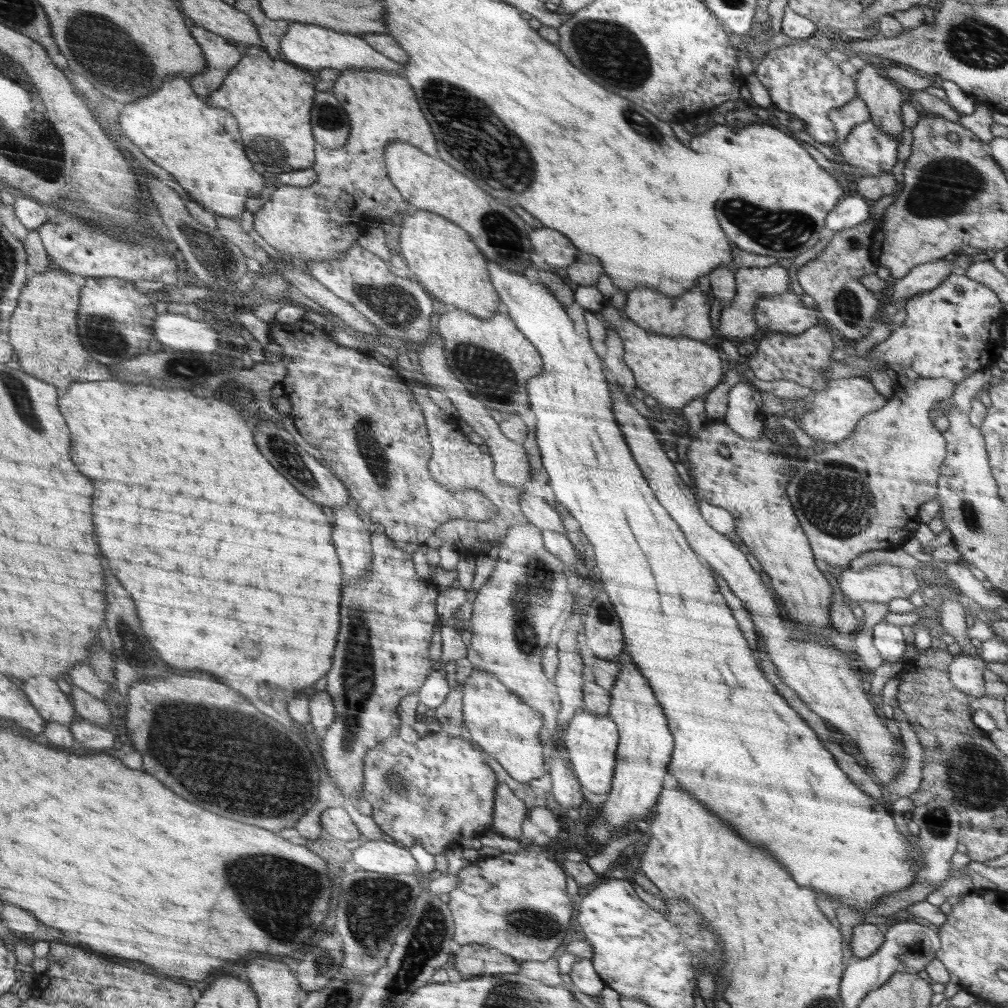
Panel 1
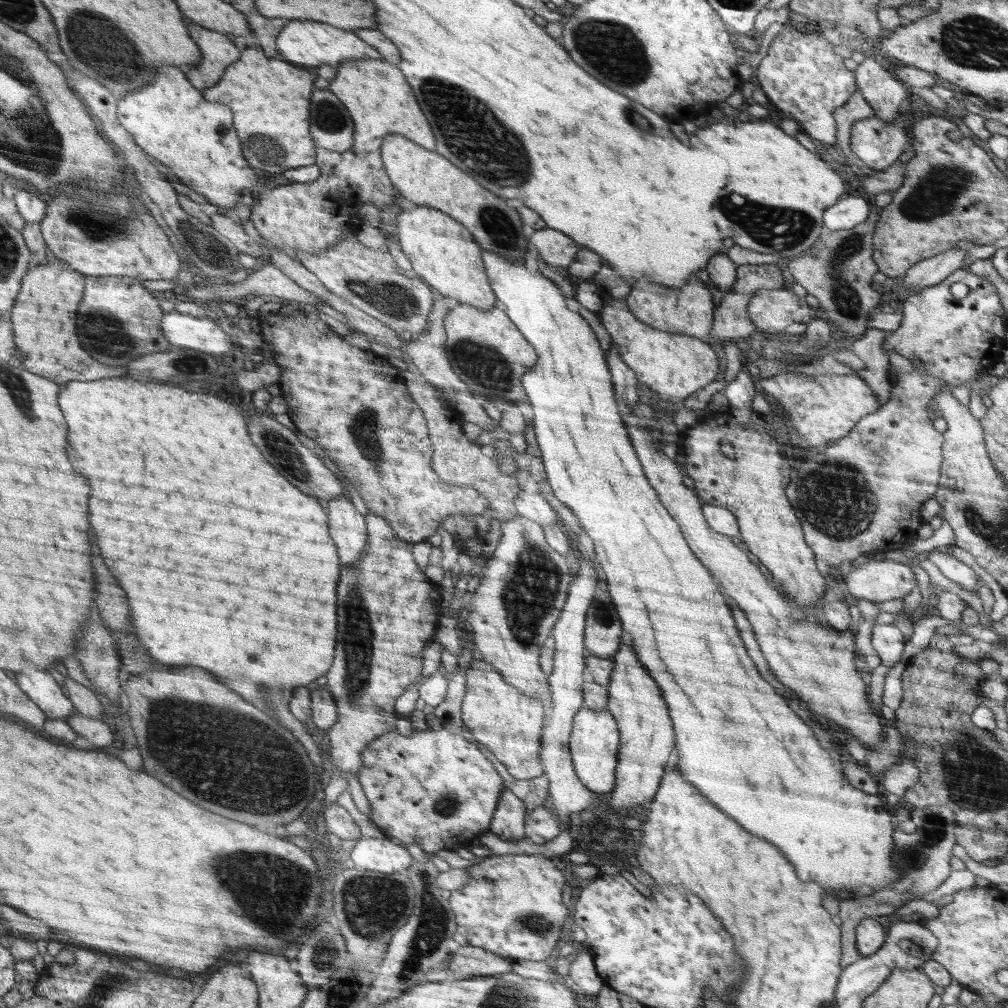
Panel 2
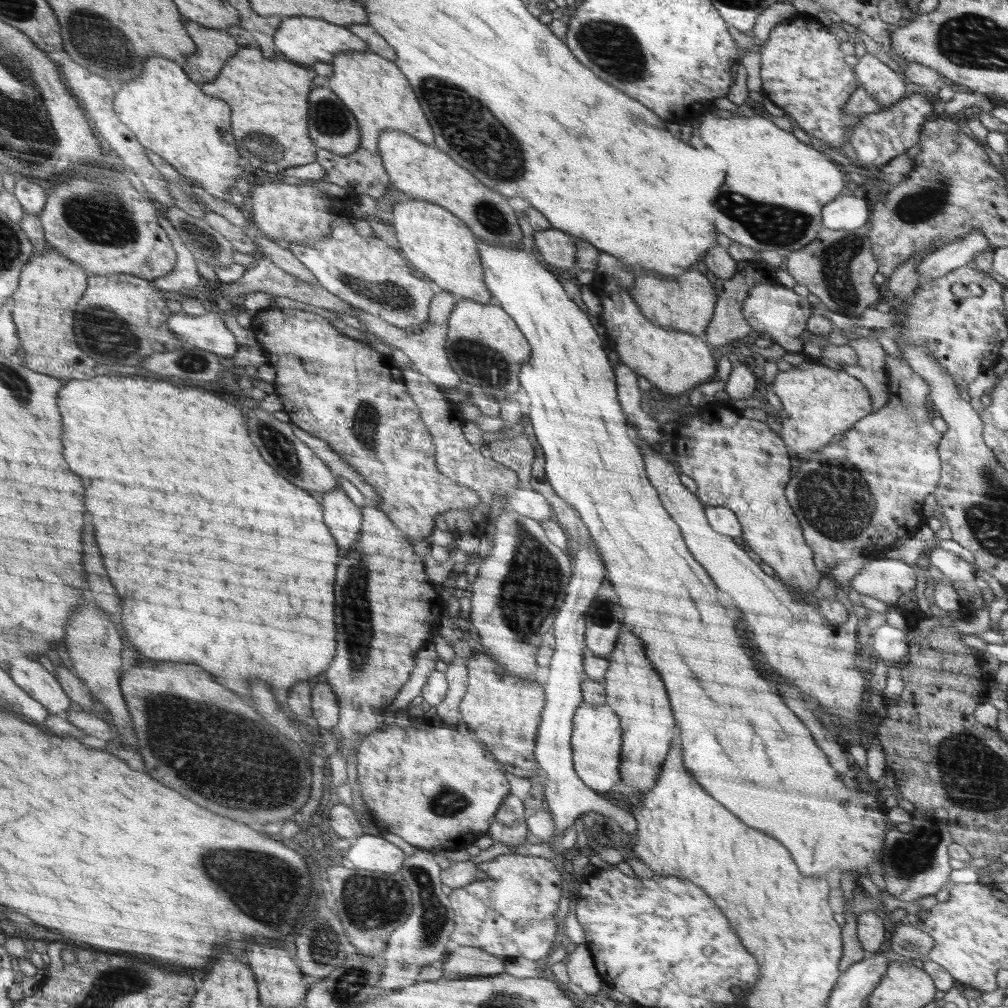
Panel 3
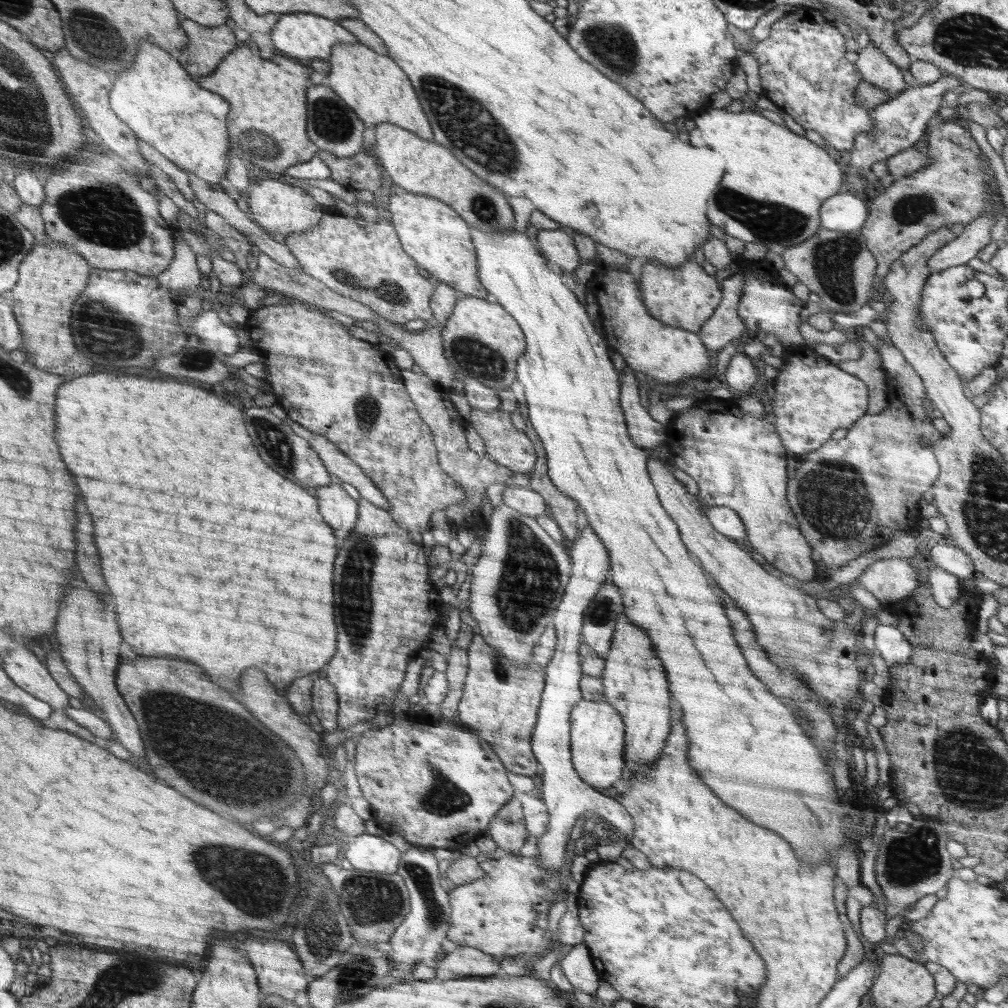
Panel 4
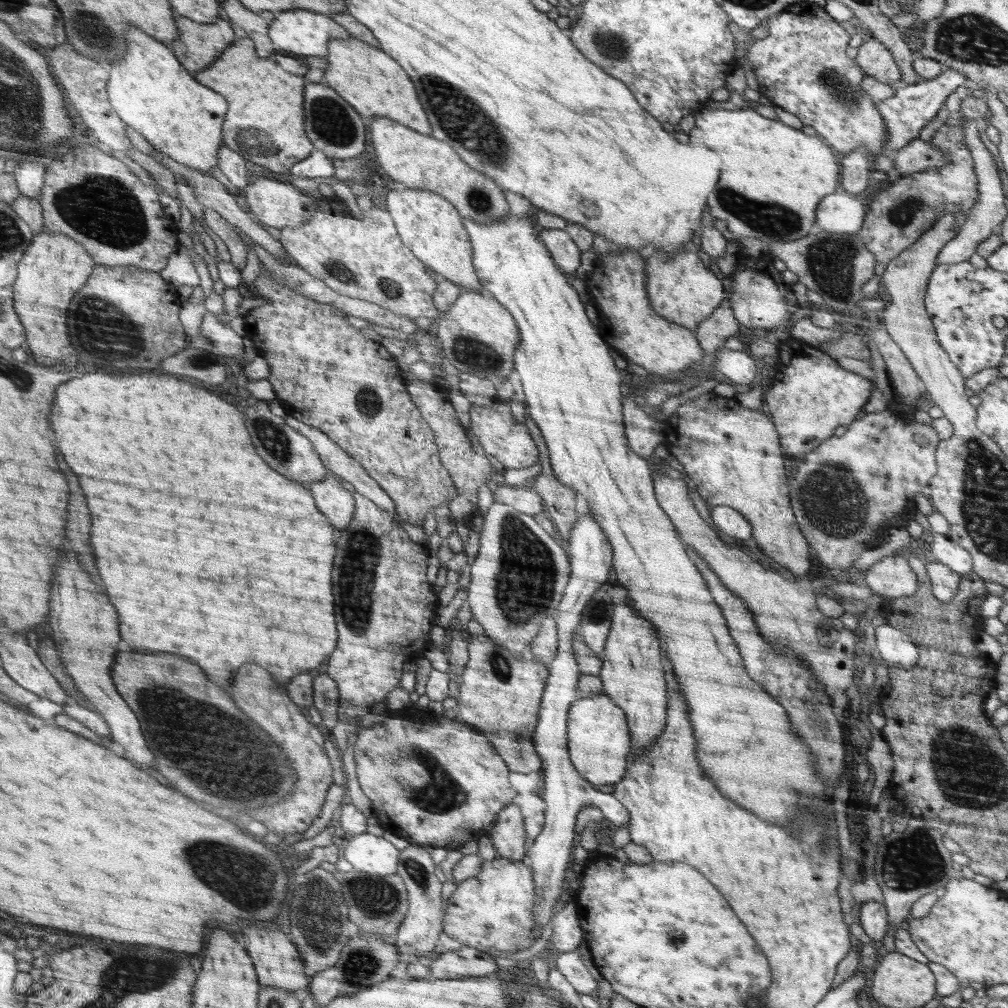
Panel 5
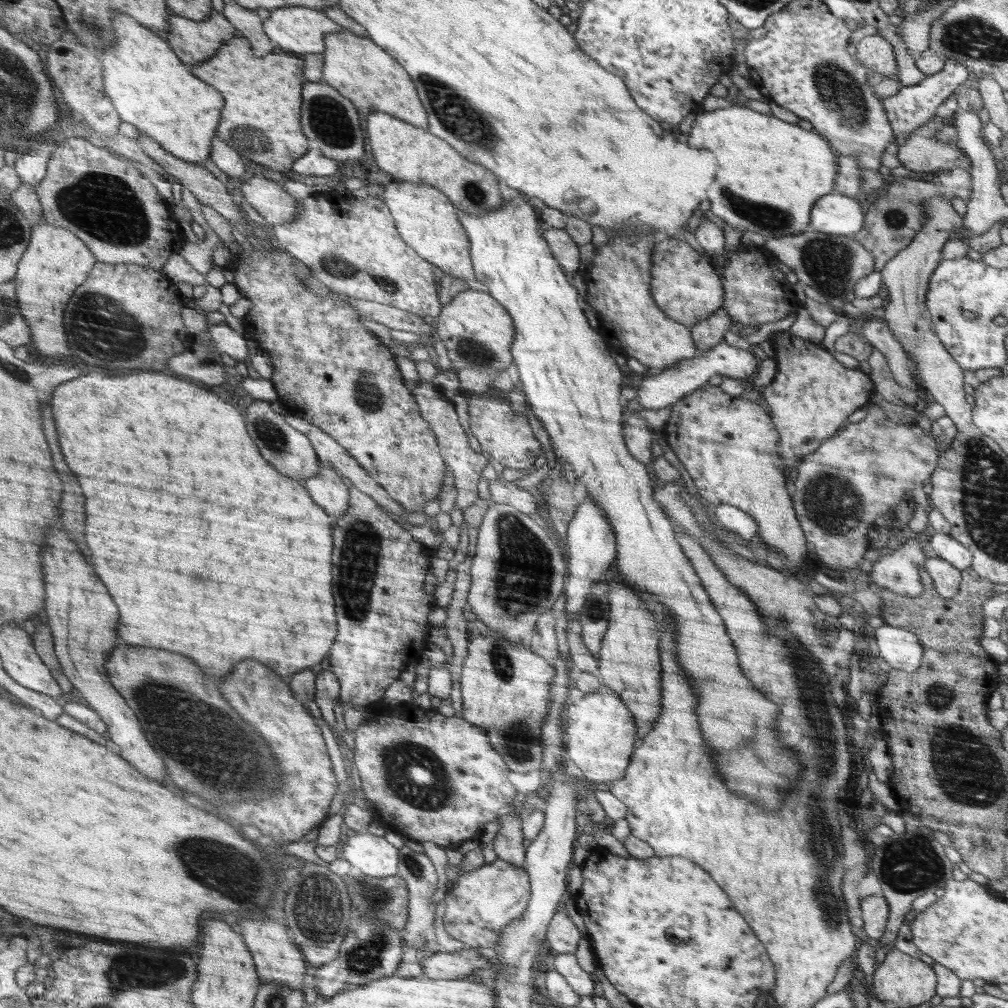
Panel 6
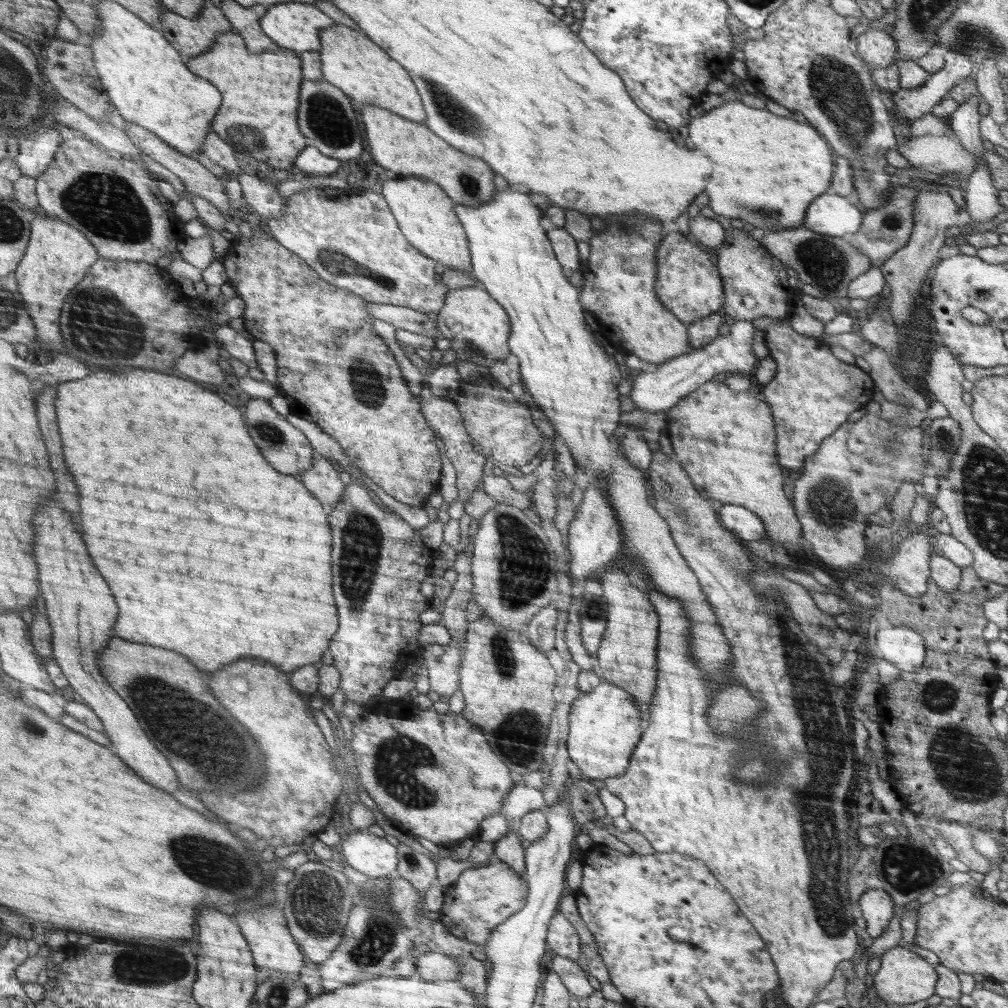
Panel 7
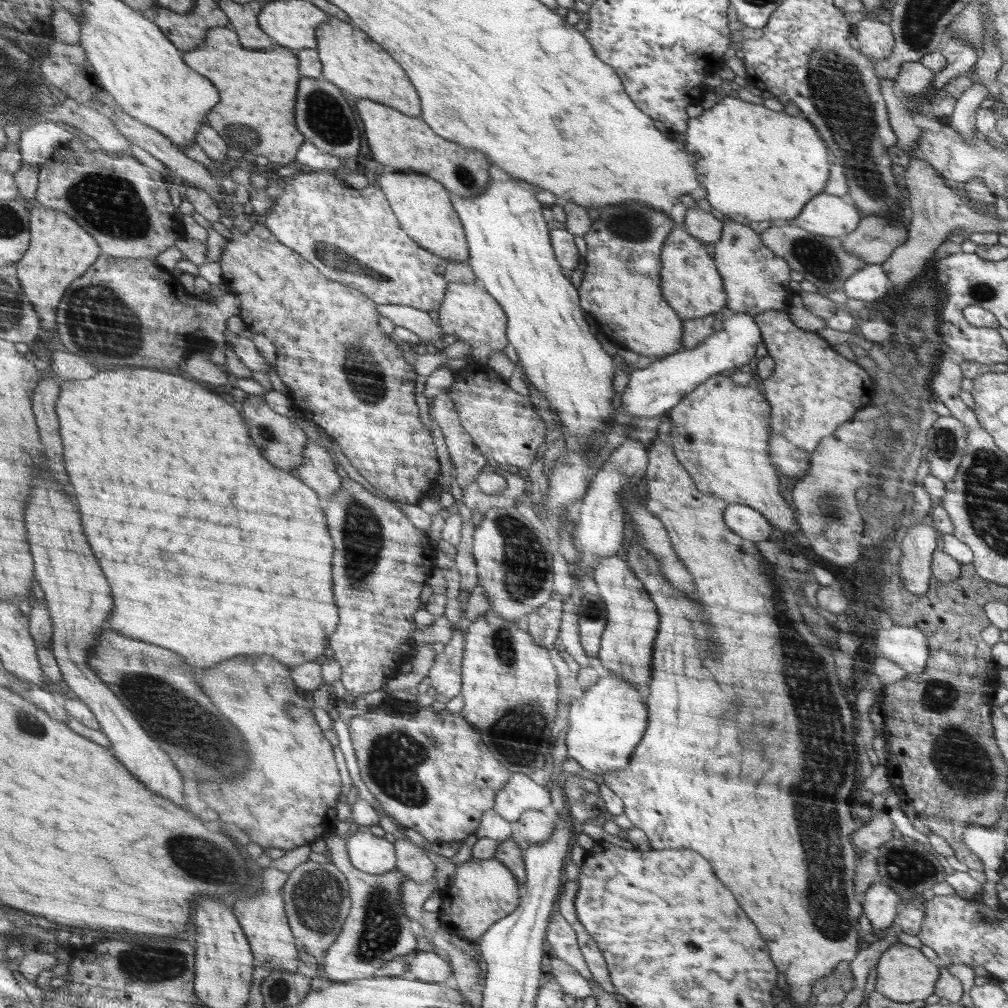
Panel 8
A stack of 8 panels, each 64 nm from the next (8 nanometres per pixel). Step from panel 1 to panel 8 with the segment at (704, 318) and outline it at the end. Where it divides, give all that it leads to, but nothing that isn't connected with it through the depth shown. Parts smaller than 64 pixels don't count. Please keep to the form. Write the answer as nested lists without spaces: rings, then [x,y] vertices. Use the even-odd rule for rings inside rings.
[[[684,226],[672,231],[670,240],[666,240],[666,252],[662,252],[661,260],[661,292],[666,292],[666,300],[670,300],[673,308],[682,320],[692,320],[708,315],[718,315],[718,310],[726,304],[726,294],[722,288],[721,274],[716,270],[714,260],[704,250],[704,246],[688,236]]]

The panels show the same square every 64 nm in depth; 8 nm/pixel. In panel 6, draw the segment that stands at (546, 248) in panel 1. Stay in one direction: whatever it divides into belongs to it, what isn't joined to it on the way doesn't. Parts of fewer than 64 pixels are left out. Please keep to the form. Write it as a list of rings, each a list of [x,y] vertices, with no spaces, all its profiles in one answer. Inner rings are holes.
[[[548,229],[543,236],[552,248],[556,259],[562,263],[562,268],[573,276],[579,271],[578,245],[570,238],[570,235],[562,229]]]

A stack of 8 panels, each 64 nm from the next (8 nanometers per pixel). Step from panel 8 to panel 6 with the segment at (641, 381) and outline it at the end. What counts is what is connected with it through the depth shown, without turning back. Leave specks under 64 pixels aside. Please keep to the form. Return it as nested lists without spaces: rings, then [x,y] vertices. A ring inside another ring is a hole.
[[[722,340],[710,351],[692,356],[692,359],[678,361],[674,367],[664,369],[660,375],[644,377],[637,390],[636,401],[644,409],[660,410],[665,406],[673,406],[684,396],[690,395],[697,388],[704,386],[715,375],[748,381],[750,374],[756,372],[756,368],[758,368],[758,360],[750,352],[729,346]]]

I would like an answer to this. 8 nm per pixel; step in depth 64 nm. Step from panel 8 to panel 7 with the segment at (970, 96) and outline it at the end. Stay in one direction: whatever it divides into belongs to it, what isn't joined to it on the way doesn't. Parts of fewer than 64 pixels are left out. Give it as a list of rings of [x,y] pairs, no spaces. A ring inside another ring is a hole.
[[[977,92],[964,104],[959,104],[956,111],[950,115],[950,130],[958,138],[958,142],[974,154],[985,152],[980,134],[981,115],[978,113],[981,100],[982,96]]]

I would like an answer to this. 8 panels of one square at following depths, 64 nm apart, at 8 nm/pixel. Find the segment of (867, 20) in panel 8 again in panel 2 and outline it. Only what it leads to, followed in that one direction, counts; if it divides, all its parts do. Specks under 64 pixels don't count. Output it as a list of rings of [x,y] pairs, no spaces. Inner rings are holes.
[[[866,57],[854,71],[859,93],[873,107],[874,116],[885,122],[893,122],[900,112],[900,102],[908,96],[904,82],[886,72],[874,58]]]

